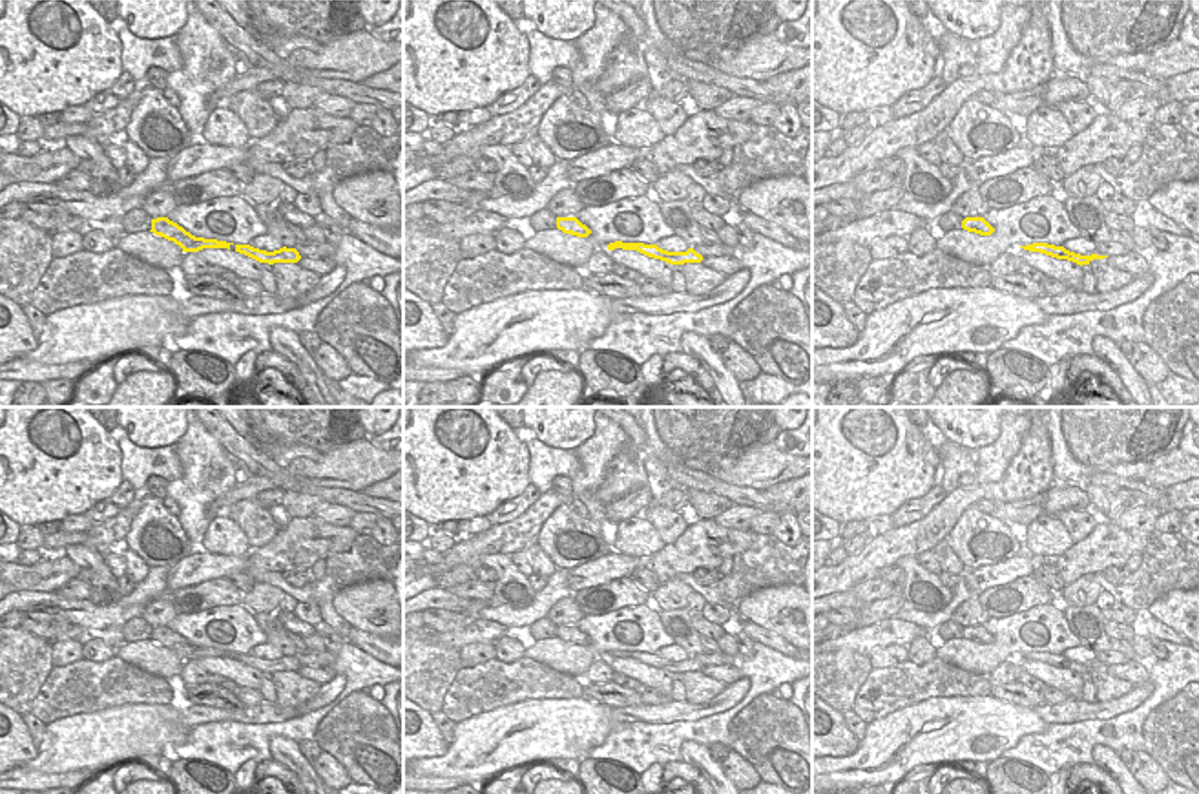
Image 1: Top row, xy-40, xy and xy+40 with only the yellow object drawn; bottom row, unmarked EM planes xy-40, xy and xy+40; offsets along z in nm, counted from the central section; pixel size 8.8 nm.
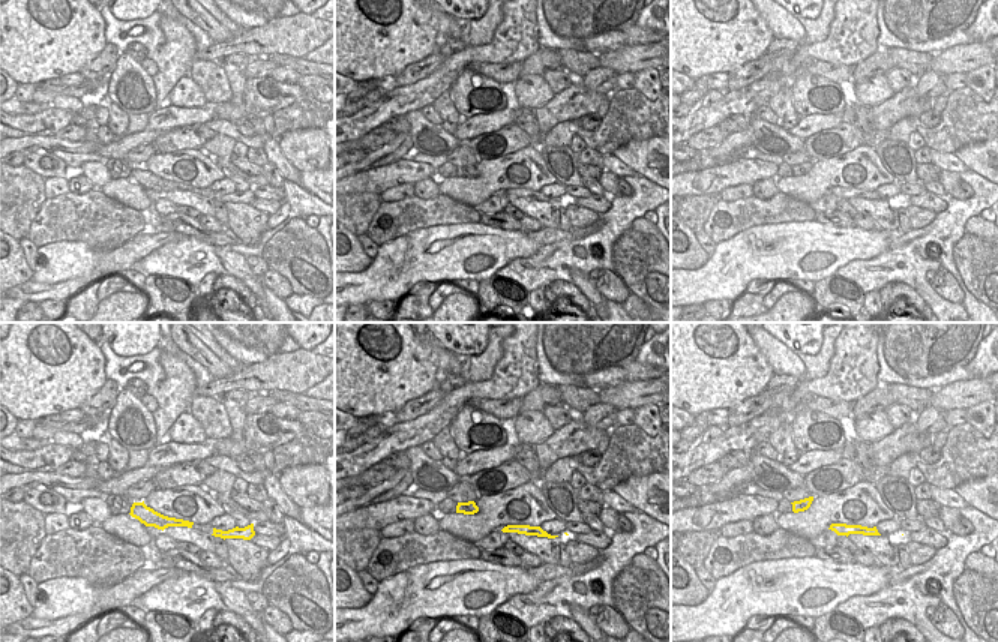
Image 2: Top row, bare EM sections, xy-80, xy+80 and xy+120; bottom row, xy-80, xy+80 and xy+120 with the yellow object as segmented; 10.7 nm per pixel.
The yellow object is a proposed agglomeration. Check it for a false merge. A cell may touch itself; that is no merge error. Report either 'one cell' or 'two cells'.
two cells

